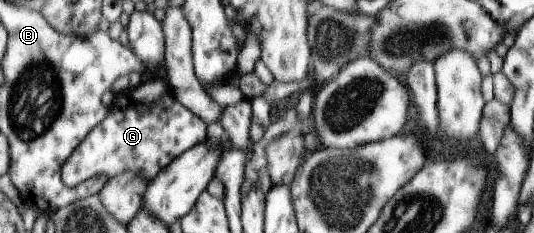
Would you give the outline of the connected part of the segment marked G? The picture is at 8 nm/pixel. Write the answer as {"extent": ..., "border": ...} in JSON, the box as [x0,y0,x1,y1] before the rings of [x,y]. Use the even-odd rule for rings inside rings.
{"extent":[59,76,206,187],"border":[[[151,76],[135,88],[123,89],[114,96],[106,117],[63,162],[59,176],[68,187],[77,186],[97,174],[105,174],[110,179],[123,171],[133,171],[150,181],[182,152],[205,140],[206,124],[179,104],[163,78]]]}

